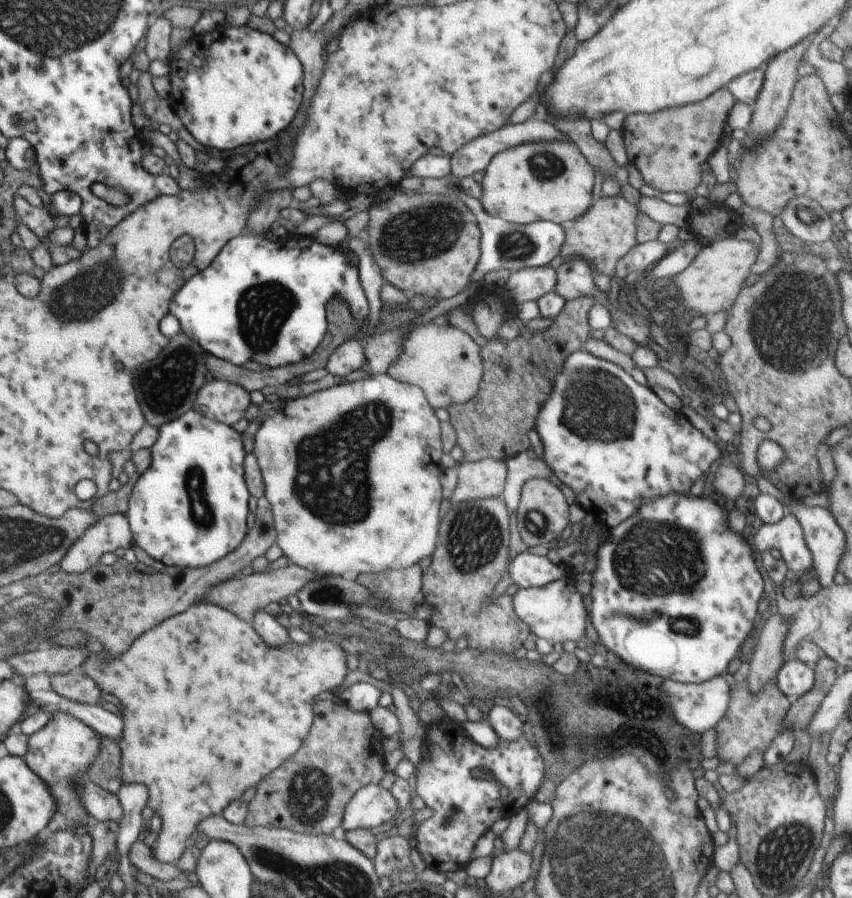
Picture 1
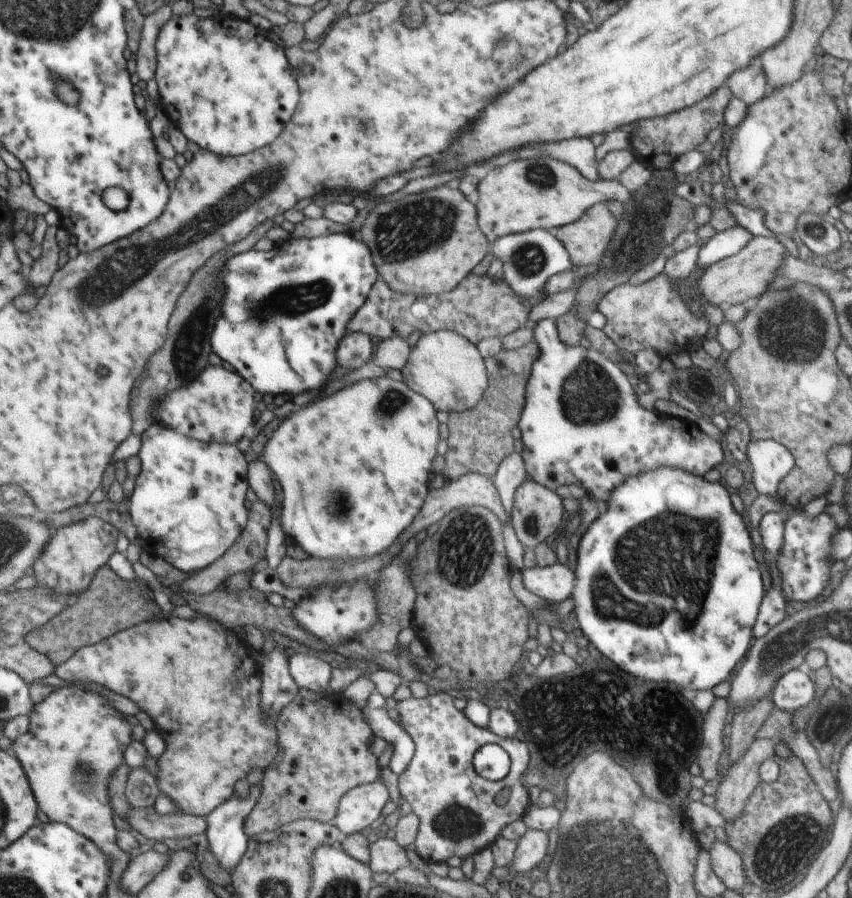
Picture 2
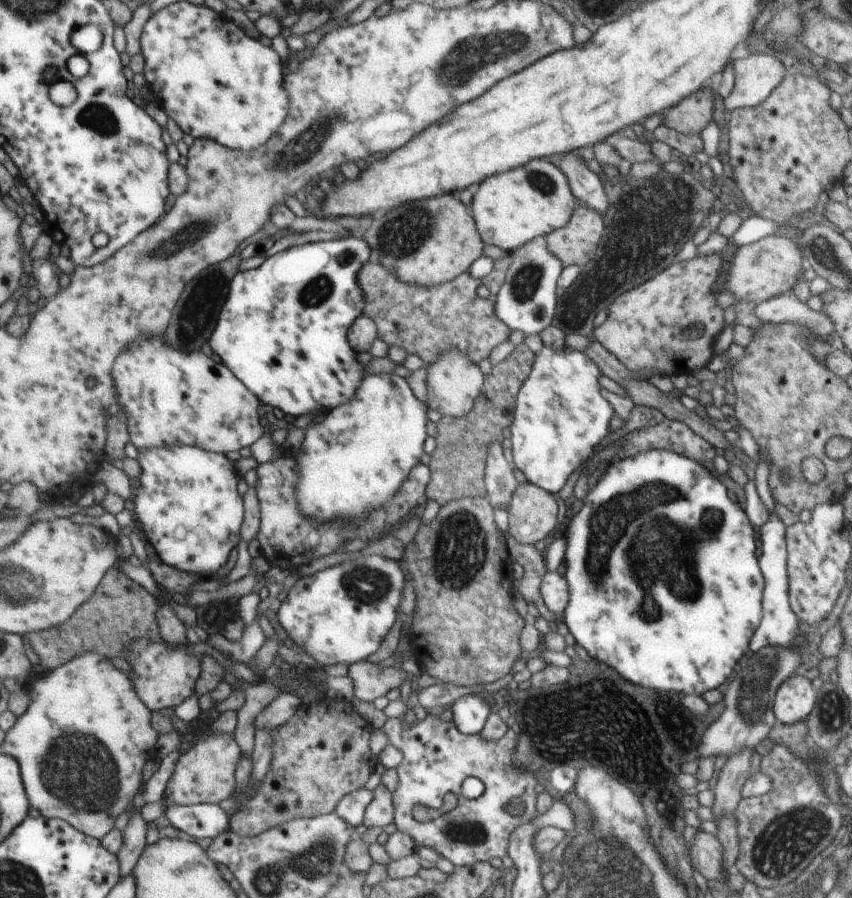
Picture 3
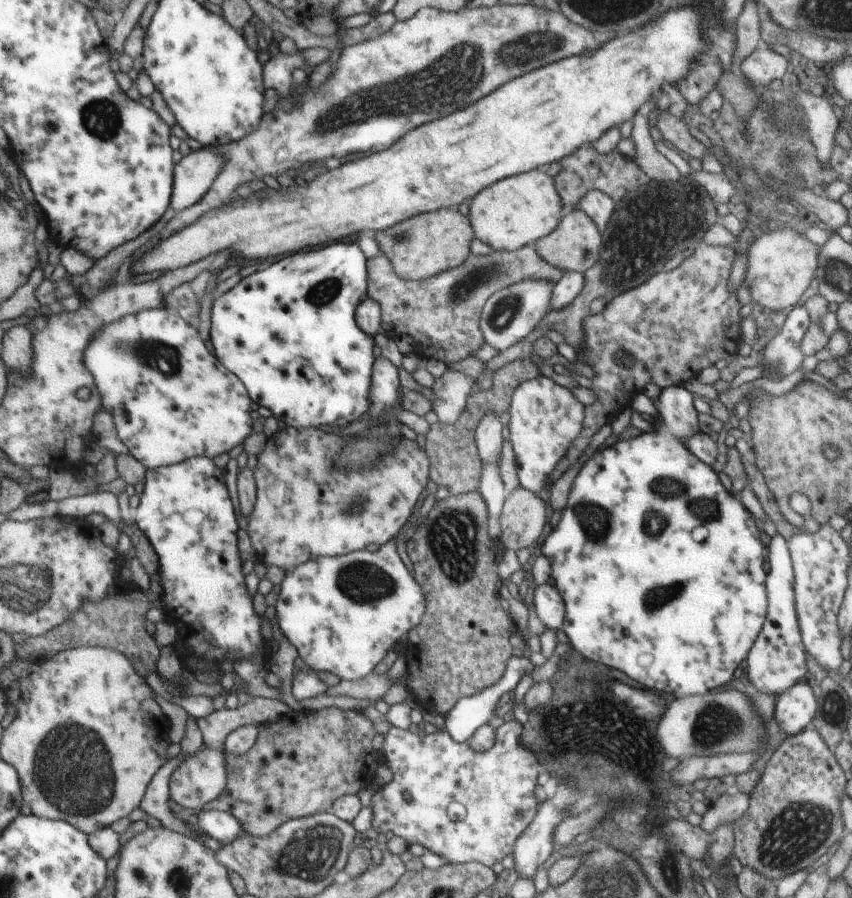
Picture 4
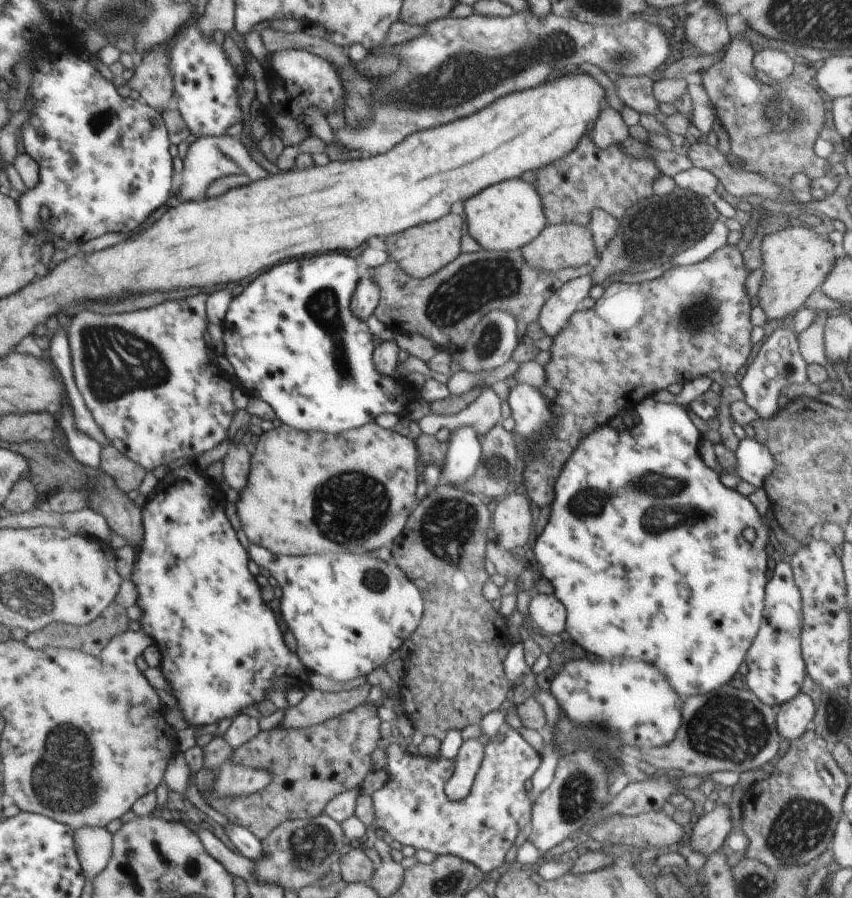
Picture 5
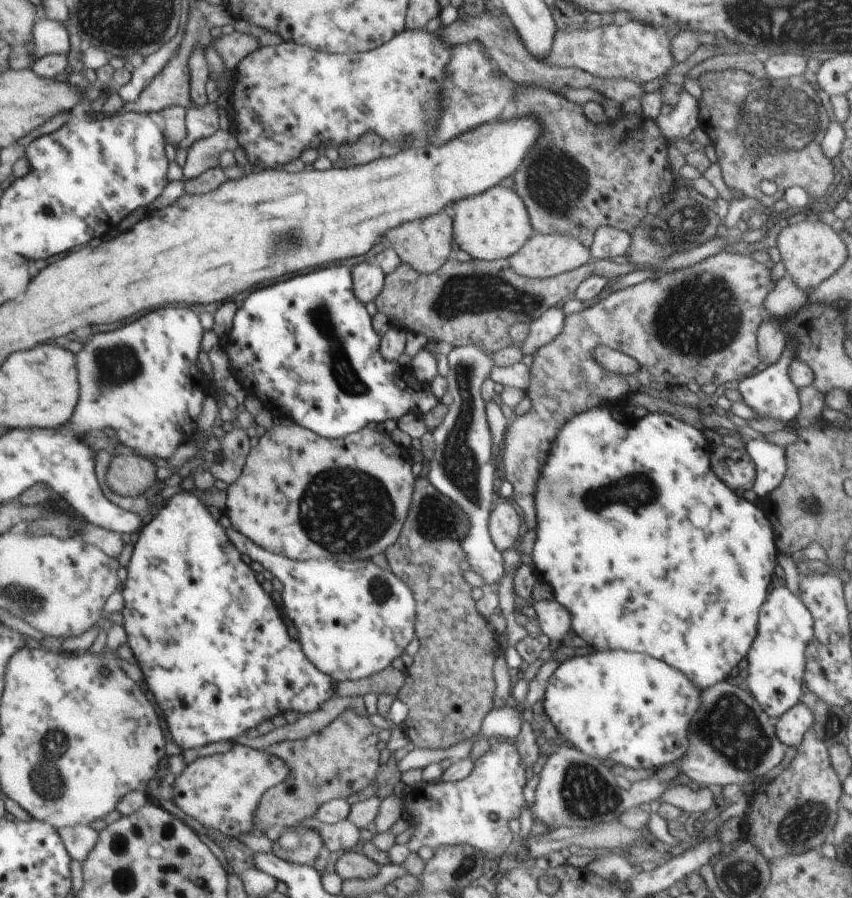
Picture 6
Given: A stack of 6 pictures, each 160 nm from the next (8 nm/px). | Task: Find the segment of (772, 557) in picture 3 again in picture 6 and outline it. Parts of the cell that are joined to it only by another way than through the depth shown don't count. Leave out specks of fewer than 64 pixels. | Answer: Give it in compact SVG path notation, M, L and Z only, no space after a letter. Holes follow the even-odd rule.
M786 584L778 586L766 597L764 606L760 608L760 620L758 620L758 636L747 654L748 669L745 687L753 694L760 704L761 709L770 718L778 719L795 704L800 703L802 696L802 684L805 682L806 647L813 637L814 619L810 611L804 606L800 598L791 594Z

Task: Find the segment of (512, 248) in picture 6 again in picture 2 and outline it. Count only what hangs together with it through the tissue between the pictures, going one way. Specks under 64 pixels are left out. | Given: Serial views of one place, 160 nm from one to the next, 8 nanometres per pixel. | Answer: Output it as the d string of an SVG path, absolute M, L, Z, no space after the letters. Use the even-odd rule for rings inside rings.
M553 158L516 160L495 167L479 180L476 196L474 205L479 229L489 245L488 254L472 270L478 275L486 274L494 257L492 246L500 237L534 229L555 229L578 220L596 203L614 199L624 204L632 198L631 192L619 180L588 181L572 165Z

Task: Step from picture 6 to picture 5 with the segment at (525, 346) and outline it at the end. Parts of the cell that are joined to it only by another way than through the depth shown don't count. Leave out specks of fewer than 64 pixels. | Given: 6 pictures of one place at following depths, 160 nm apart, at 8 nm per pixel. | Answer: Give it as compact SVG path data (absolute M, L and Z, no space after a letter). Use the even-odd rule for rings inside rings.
M590 275L568 280L546 303L539 312L537 324L548 337L556 337L570 324L571 317L577 312L578 304L589 296L593 287Z

